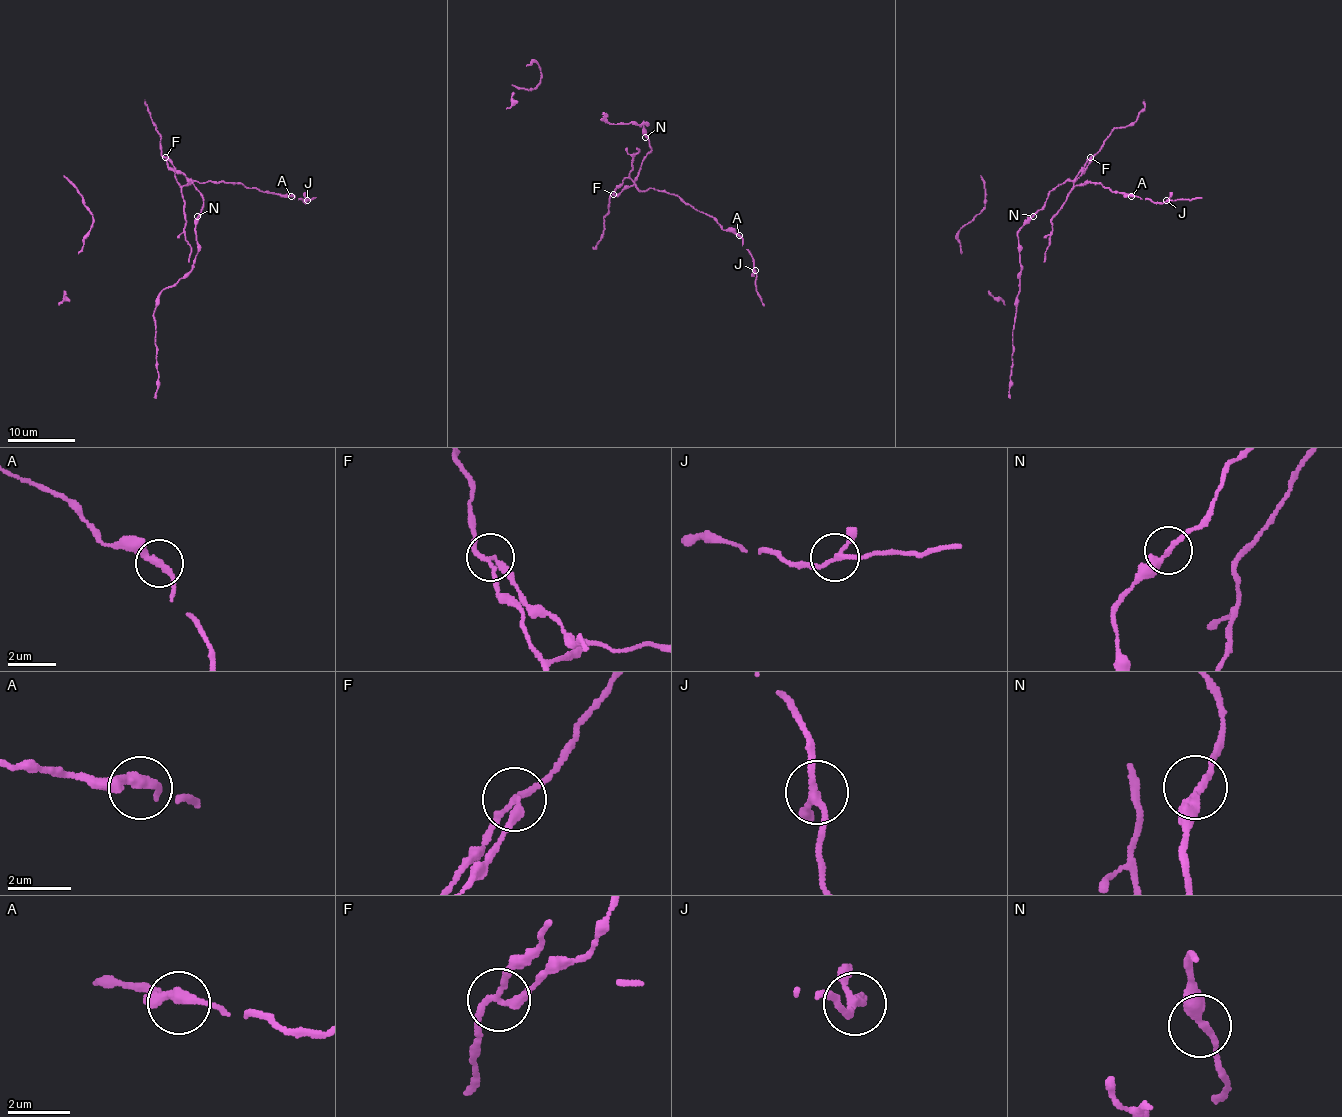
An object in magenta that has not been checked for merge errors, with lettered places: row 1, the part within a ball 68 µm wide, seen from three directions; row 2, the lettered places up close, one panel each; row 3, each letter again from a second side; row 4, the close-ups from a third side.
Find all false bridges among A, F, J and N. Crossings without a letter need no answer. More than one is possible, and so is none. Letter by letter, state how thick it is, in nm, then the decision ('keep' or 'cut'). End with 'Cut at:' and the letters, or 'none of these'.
A: 280 nm | keep
F: 200 nm | cut
J: 180 nm | keep
N: 280 nm | keep
Cut at: F

